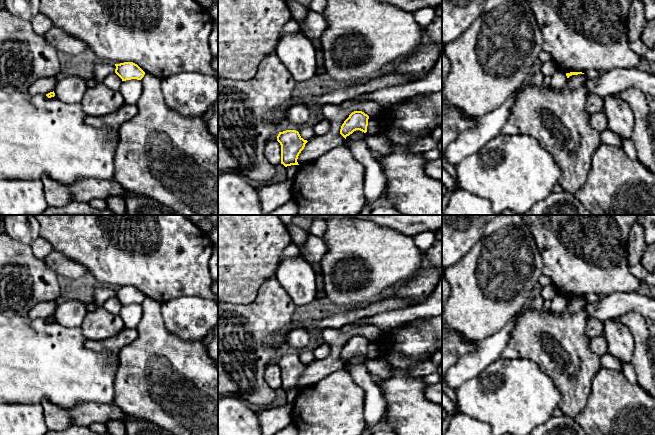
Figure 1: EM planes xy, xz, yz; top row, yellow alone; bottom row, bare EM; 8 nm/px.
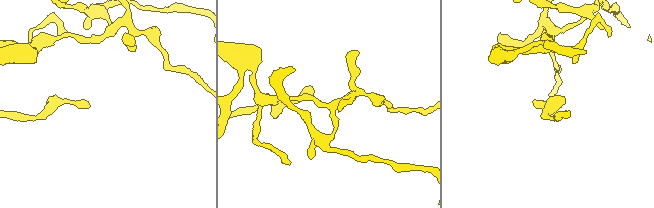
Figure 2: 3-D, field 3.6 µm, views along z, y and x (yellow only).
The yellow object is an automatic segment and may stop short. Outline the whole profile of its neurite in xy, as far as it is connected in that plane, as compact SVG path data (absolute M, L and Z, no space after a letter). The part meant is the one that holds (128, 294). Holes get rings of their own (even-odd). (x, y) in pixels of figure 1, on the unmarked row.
M124 286L115 288L115 297L122 303L122 305L137 303L141 304L145 296L133 286Z

